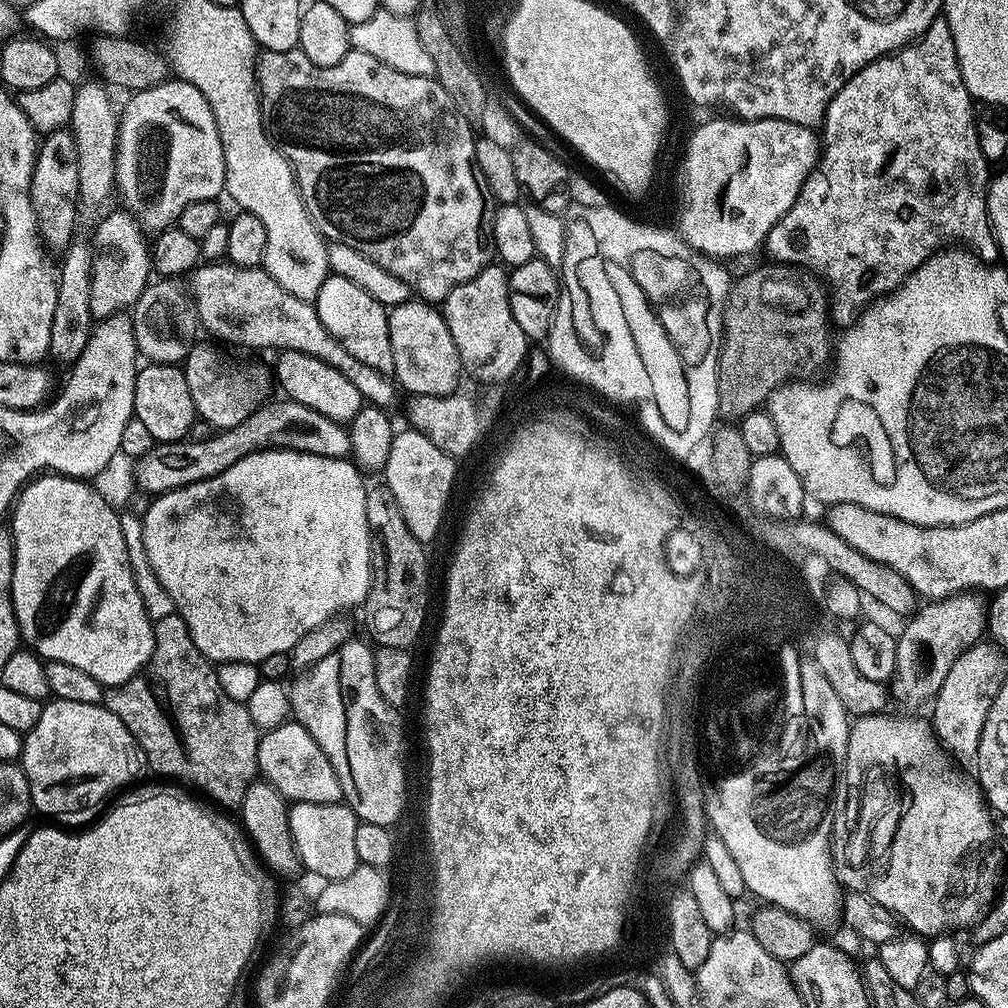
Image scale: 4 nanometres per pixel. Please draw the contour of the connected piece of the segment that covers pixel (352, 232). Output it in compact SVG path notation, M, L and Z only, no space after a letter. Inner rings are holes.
M294 47L285 52L265 51L256 65L256 83L260 93L260 113L264 129L268 131L268 136L276 145L276 149L287 158L289 166L292 167L308 217L312 219L325 241L337 240L346 242L346 246L354 246L354 250L366 254L366 258L370 258L370 262L386 270L386 274L400 278L419 299L425 302L444 301L450 290L454 290L462 282L470 282L470 278L474 278L493 263L494 211L488 208L490 200L476 170L477 137L472 136L472 128L467 124L469 121L462 115L456 101L436 79L430 76L402 74L402 70L394 70L386 66L386 62L378 62L378 58L355 50L348 51L342 62L323 68L310 62L310 58L306 58L306 54L301 52L299 47Z

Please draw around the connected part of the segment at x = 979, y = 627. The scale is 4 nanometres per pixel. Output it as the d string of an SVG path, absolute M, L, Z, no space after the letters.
M965 590L954 596L933 600L907 621L896 636L896 674L890 686L890 696L904 704L931 701L946 682L950 666L973 644L981 643L988 627L989 605L975 591Z

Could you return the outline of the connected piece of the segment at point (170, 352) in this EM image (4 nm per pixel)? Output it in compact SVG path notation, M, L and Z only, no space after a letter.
M160 278L149 283L134 305L131 313L137 353L154 364L175 364L187 360L192 345L197 343L198 317L193 311L192 297L179 279Z

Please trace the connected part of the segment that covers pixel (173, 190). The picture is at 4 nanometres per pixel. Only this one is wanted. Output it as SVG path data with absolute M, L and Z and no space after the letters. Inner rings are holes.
M168 78L163 83L154 85L152 88L133 91L128 96L128 105L122 108L118 116L118 131L116 134L116 187L115 191L120 192L124 199L123 207L136 220L141 229L148 234L159 234L166 228L173 227L179 221L180 215L188 206L194 202L203 200L214 200L225 191L224 187L224 151L222 142L218 134L218 126L214 122L214 114L206 102L204 95L200 93L192 84L187 84L185 80L179 78Z

